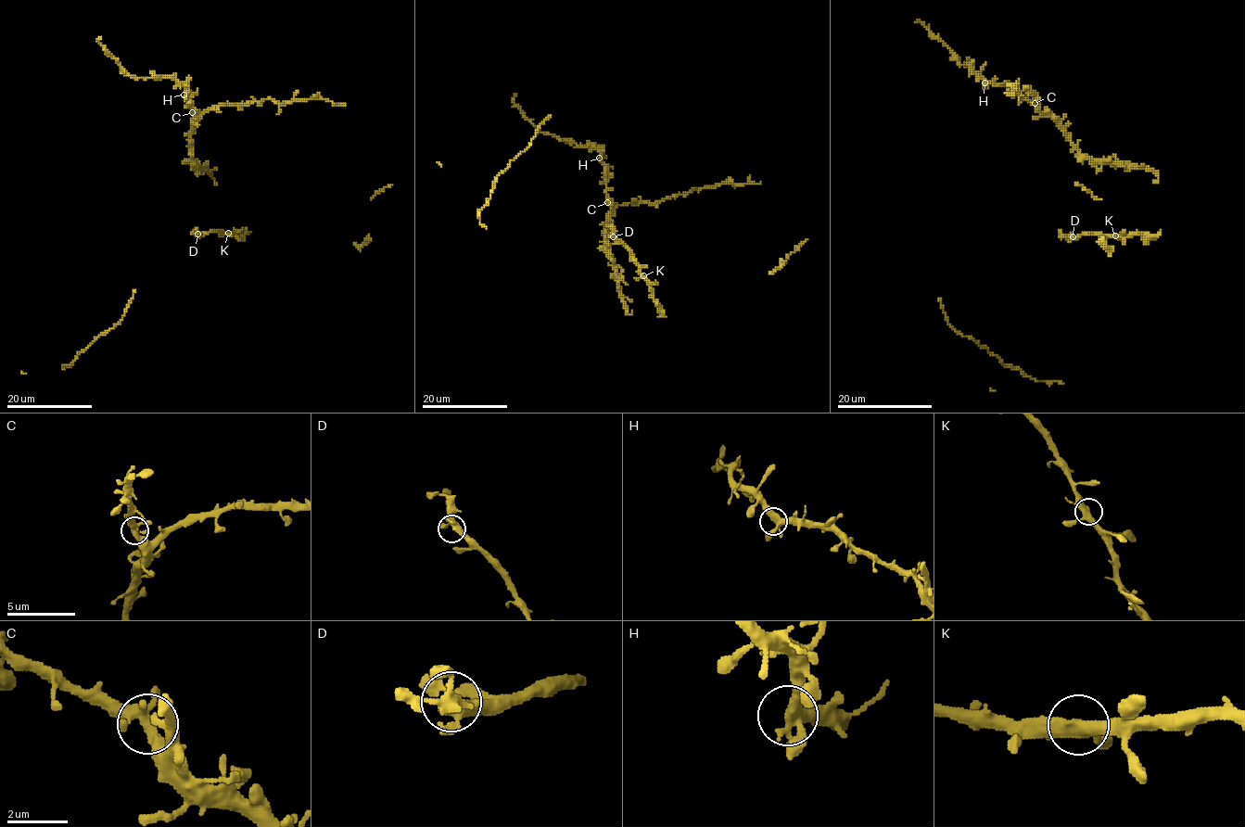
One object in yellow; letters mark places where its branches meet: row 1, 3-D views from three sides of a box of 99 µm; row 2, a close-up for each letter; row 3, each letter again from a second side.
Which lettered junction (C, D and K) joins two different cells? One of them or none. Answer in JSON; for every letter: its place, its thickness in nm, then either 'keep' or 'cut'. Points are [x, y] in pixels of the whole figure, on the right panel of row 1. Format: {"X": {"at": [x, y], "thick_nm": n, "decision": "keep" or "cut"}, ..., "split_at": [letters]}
{"C": {"at": [1035, 103], "thick_nm": 360, "decision": "keep"}, "D": {"at": [1073, 236], "thick_nm": 360, "decision": "keep"}, "K": {"at": [1115, 235], "thick_nm": 380, "decision": "keep"}, "split_at": []}

